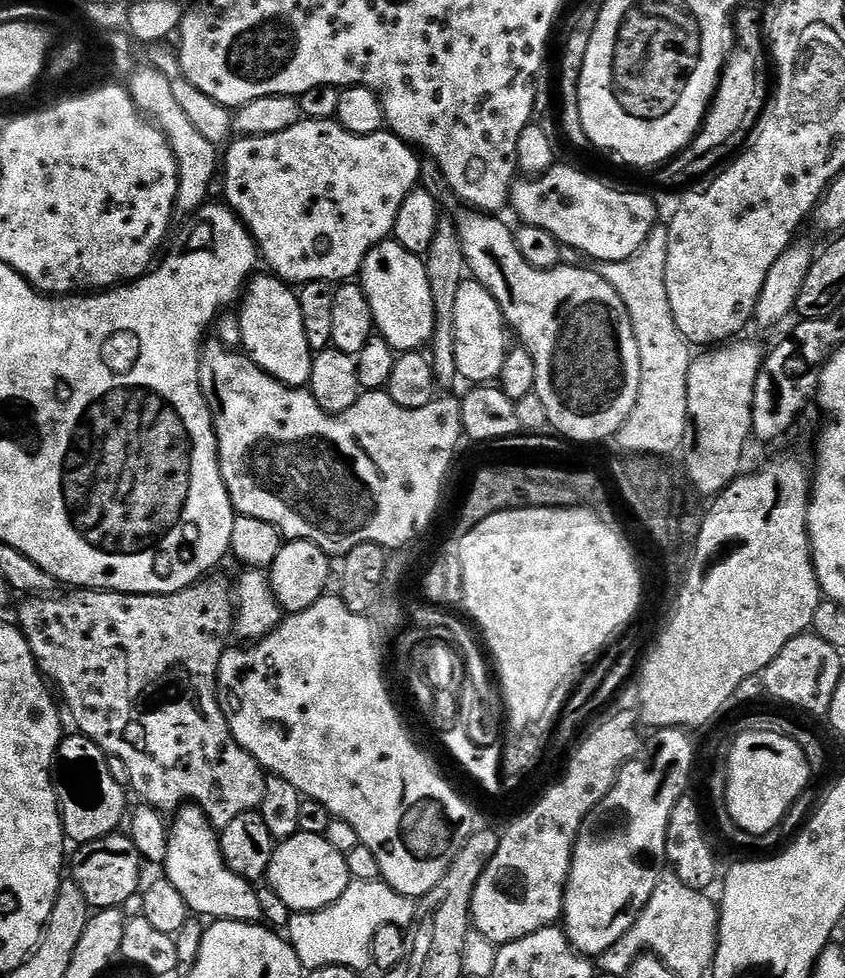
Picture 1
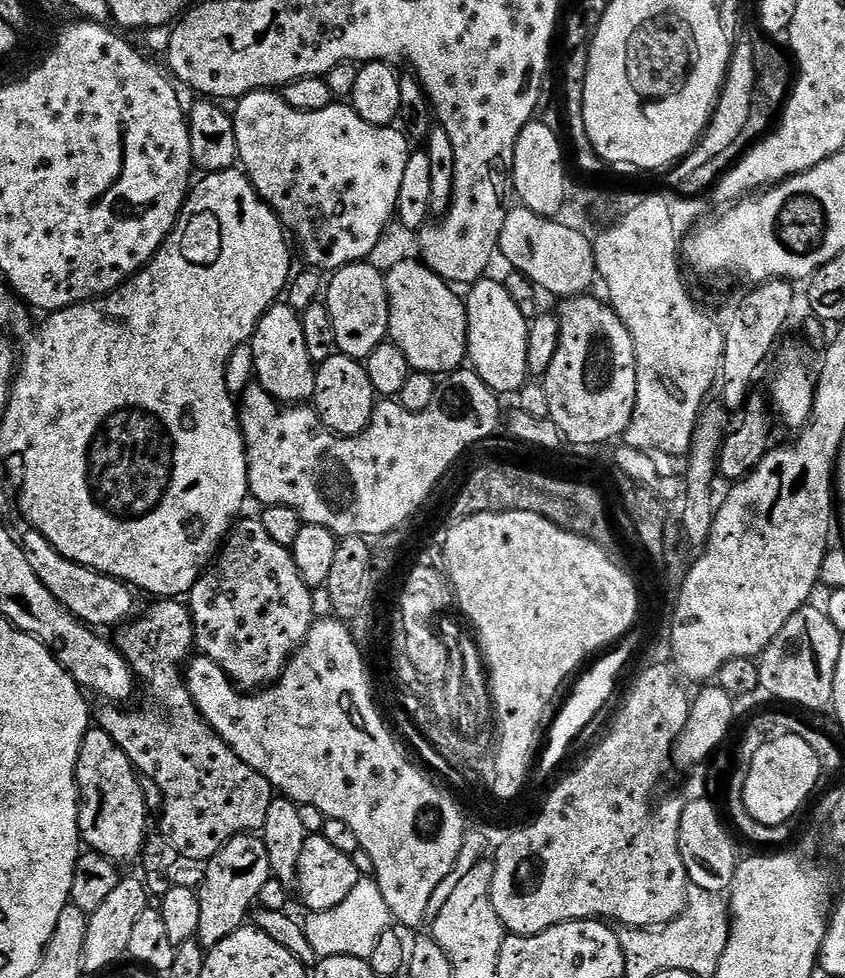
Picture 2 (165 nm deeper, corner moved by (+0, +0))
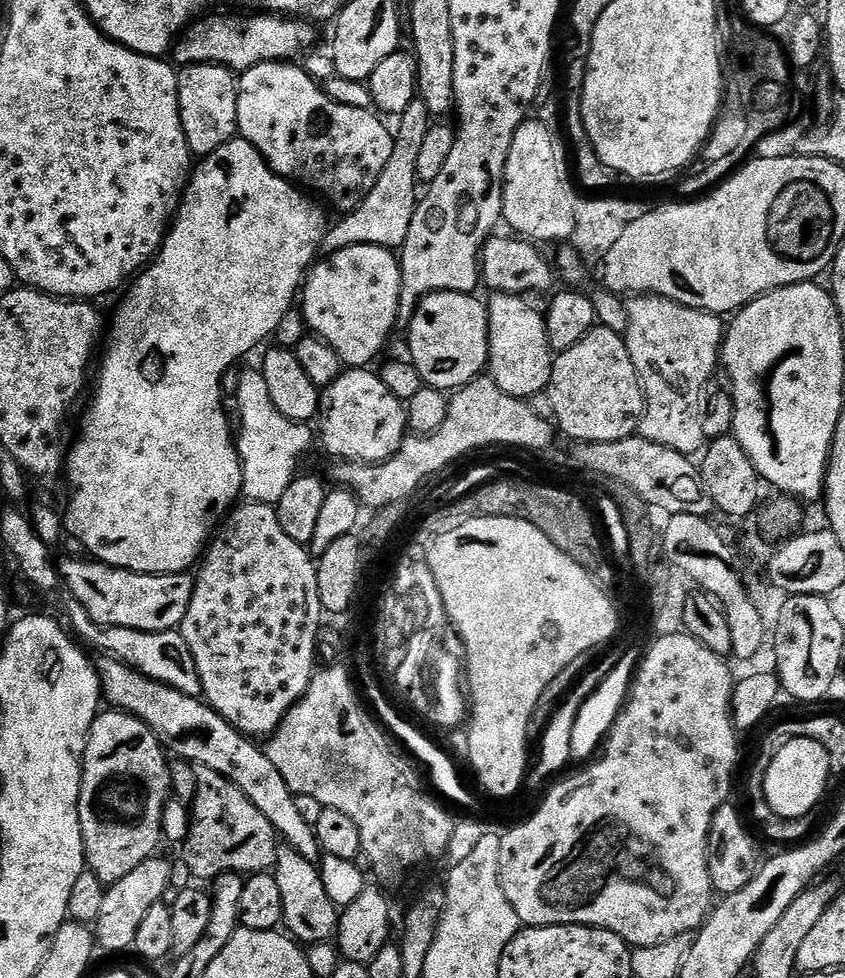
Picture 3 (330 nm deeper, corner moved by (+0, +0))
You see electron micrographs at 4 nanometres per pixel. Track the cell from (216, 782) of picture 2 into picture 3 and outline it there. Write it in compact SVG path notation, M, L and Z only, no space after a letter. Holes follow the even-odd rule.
M197 767L196 772L196 793L192 796L192 825L188 828L188 837L184 840L184 864L200 880L211 882L217 880L227 872L238 872L251 874L253 872L267 872L275 865L278 837L274 826L266 822L262 810L234 786L218 770Z

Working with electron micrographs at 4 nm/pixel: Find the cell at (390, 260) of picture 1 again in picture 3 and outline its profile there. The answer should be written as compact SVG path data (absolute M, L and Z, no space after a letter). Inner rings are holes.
M431 292L428 296L423 296L414 310L412 319L407 321L408 328L408 352L407 355L412 361L412 365L422 374L425 385L429 388L439 388L441 390L455 390L465 388L470 381L477 379L487 369L488 366L488 305L483 299L479 300L479 295L467 292Z

